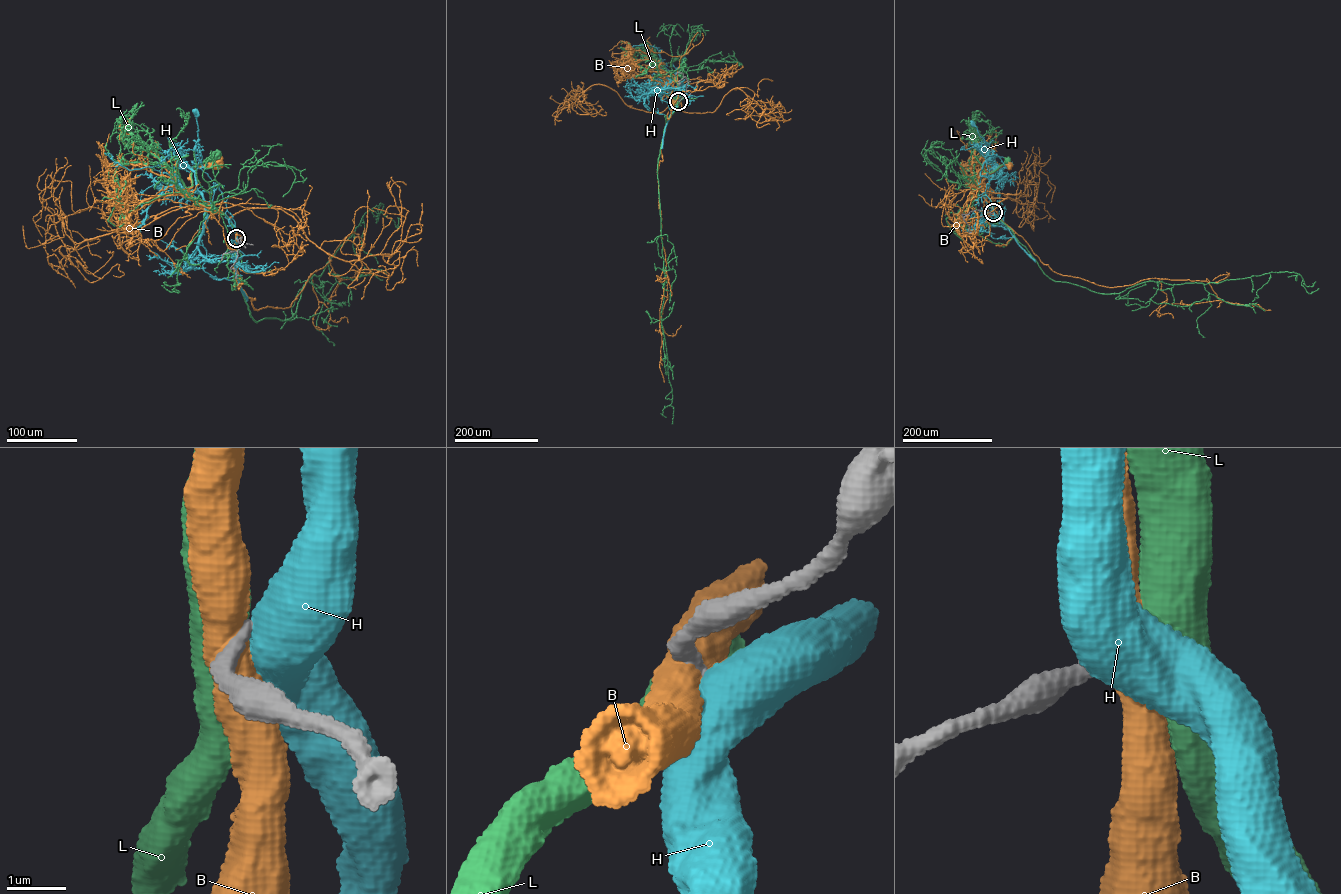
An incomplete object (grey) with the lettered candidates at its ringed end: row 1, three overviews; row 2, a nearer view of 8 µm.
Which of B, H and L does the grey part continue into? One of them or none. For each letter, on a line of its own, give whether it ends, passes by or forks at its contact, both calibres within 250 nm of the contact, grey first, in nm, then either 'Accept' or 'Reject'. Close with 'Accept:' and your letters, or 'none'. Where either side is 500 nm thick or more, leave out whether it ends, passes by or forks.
B: Thickness 360 nm (grey) against 550 nm. Reject
H: Thickness 280 nm (grey) against 750 nm. Reject
L: Thickness 240 nm (grey) against 550 nm. Accept
Accept: L

